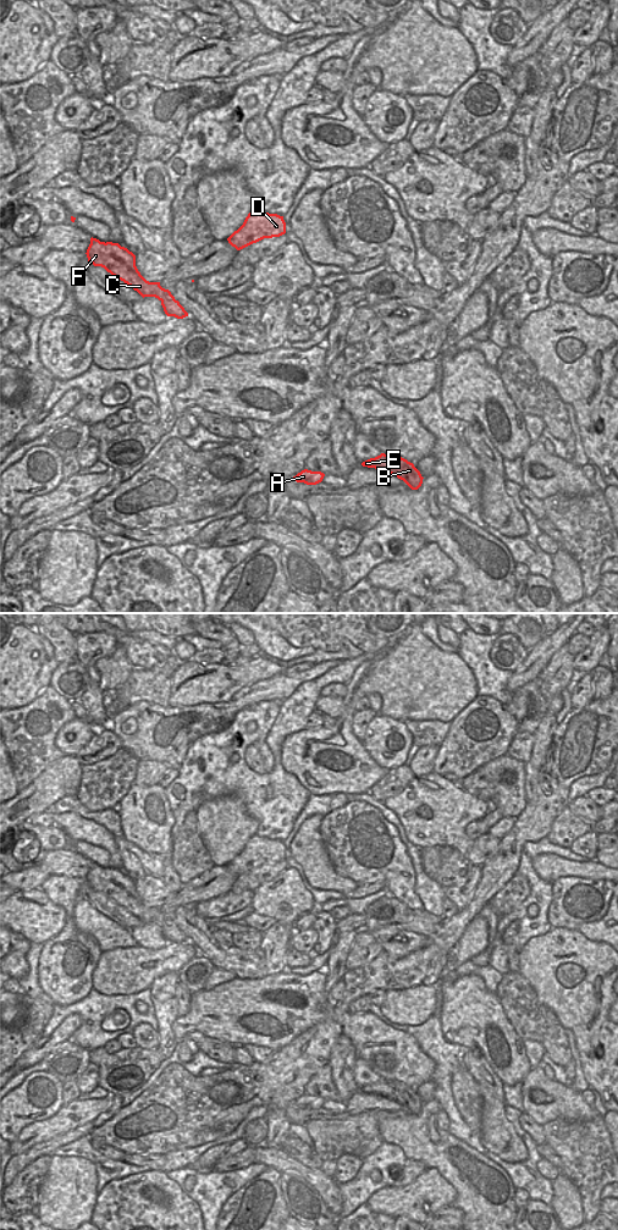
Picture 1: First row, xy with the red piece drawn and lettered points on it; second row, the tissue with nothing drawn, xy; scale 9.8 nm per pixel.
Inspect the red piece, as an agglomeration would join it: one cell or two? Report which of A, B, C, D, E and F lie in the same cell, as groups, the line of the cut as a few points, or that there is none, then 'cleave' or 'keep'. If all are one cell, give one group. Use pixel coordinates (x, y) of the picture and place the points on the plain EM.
A E / B C D F; cut in xy along (380, 1080), (385, 1081), (393, 1090), (397, 1101); cleave

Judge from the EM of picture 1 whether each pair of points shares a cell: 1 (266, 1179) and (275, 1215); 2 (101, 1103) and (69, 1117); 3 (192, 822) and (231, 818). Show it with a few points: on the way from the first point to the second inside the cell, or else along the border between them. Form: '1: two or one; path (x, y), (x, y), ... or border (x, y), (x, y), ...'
1: one; path (271, 1187), (274, 1207)
2: one; path (93, 1107), (86, 1112), (77, 1113)
3: two; border (194, 811), (198, 818), (198, 833), (207, 849)

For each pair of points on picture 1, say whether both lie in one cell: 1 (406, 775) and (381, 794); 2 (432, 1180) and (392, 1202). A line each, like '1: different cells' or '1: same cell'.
1: same cell
2: same cell

